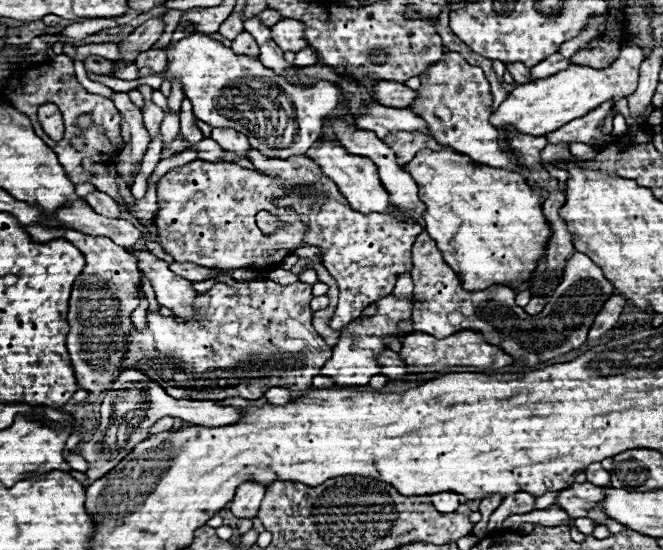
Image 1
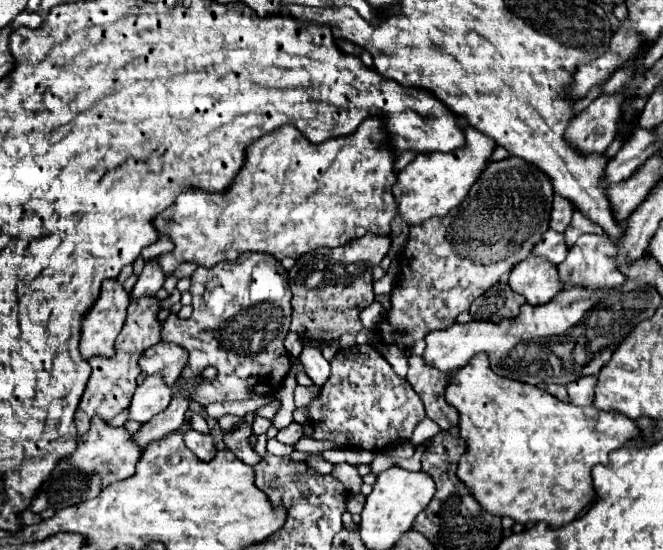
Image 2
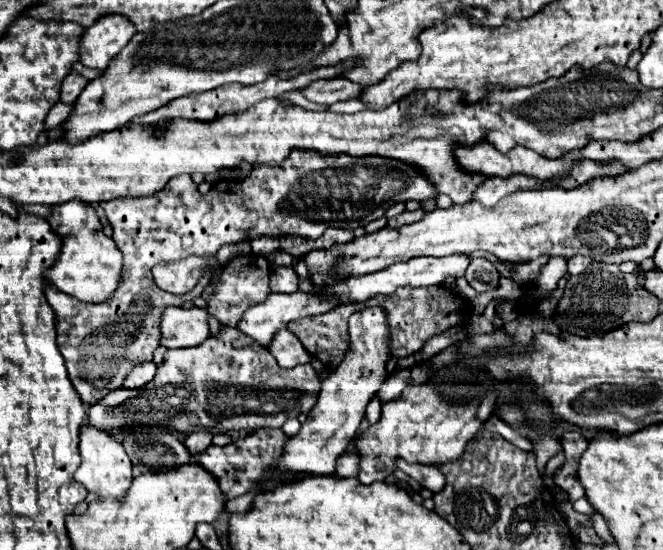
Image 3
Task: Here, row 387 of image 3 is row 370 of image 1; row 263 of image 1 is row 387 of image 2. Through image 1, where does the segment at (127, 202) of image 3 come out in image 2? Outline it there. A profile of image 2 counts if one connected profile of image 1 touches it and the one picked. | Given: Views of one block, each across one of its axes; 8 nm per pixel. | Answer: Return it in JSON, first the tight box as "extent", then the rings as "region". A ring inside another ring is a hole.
{"extent":[76,298,160,436],"region":[[[158,298],[130,302],[126,324],[124,324],[122,332],[116,338],[116,356],[114,358],[98,358],[96,356],[96,358],[88,360],[90,366],[92,366],[92,374],[90,374],[88,386],[84,390],[82,402],[76,410],[78,436],[82,436],[88,430],[90,420],[94,416],[100,416],[102,420],[112,420],[116,414],[120,414],[122,410],[128,408],[128,404],[134,396],[134,390],[138,386],[136,380],[138,380],[138,374],[140,374],[140,368],[138,368],[140,352],[144,352],[146,348],[160,342],[160,322],[156,320],[158,310],[160,310]]]}

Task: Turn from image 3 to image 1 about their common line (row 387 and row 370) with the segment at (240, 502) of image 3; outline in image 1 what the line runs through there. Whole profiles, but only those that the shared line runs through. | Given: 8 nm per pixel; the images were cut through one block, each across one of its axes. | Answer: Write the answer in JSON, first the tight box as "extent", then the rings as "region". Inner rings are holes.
{"extent":[320,294,412,386],"region":[[[392,294],[384,296],[382,300],[374,302],[376,314],[374,316],[360,316],[340,328],[338,344],[332,350],[332,358],[320,370],[322,376],[332,376],[336,386],[366,386],[374,374],[380,374],[378,356],[386,350],[386,342],[396,338],[404,340],[404,332],[398,328],[402,320],[410,320],[412,316],[412,302],[408,298],[396,298]]]}

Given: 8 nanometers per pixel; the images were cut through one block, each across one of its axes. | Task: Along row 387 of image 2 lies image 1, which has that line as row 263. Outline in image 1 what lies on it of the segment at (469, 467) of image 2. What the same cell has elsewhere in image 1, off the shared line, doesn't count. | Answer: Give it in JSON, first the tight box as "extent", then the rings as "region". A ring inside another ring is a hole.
{"extent":[402,146,550,288],"region":[[[450,146],[442,150],[418,152],[412,162],[402,166],[404,172],[412,174],[418,184],[418,196],[426,204],[424,230],[436,240],[444,254],[444,262],[460,276],[464,288],[488,288],[492,284],[504,284],[518,288],[528,280],[532,268],[544,254],[544,246],[550,238],[550,226],[544,220],[542,204],[548,198],[546,190],[538,190],[526,184],[526,180],[508,168],[492,168],[486,164],[476,164],[468,156],[454,152]]]}

